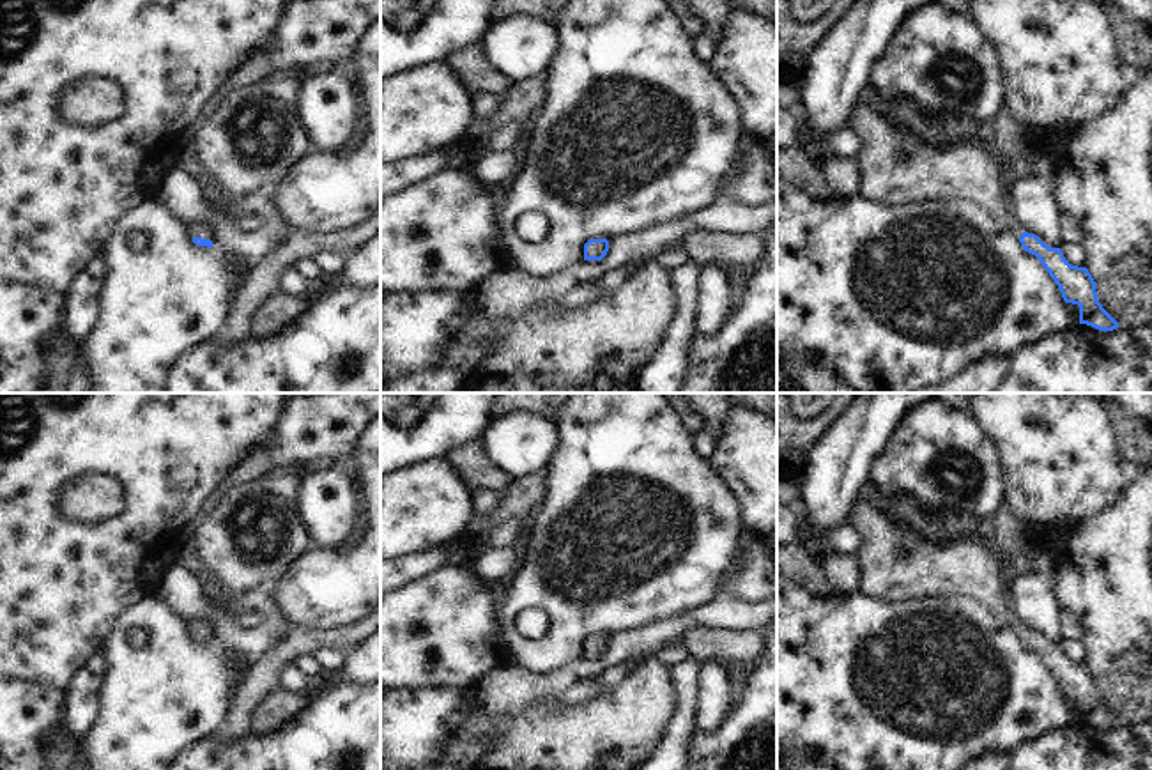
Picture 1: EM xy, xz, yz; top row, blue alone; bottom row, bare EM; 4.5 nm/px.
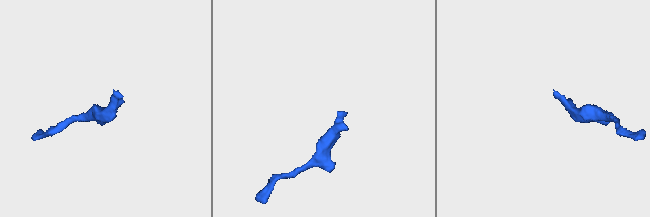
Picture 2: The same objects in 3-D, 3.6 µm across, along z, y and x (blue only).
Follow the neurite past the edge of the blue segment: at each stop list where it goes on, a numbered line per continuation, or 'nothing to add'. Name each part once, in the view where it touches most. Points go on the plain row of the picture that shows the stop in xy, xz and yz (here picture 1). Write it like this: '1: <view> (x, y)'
1: xy (199, 627)

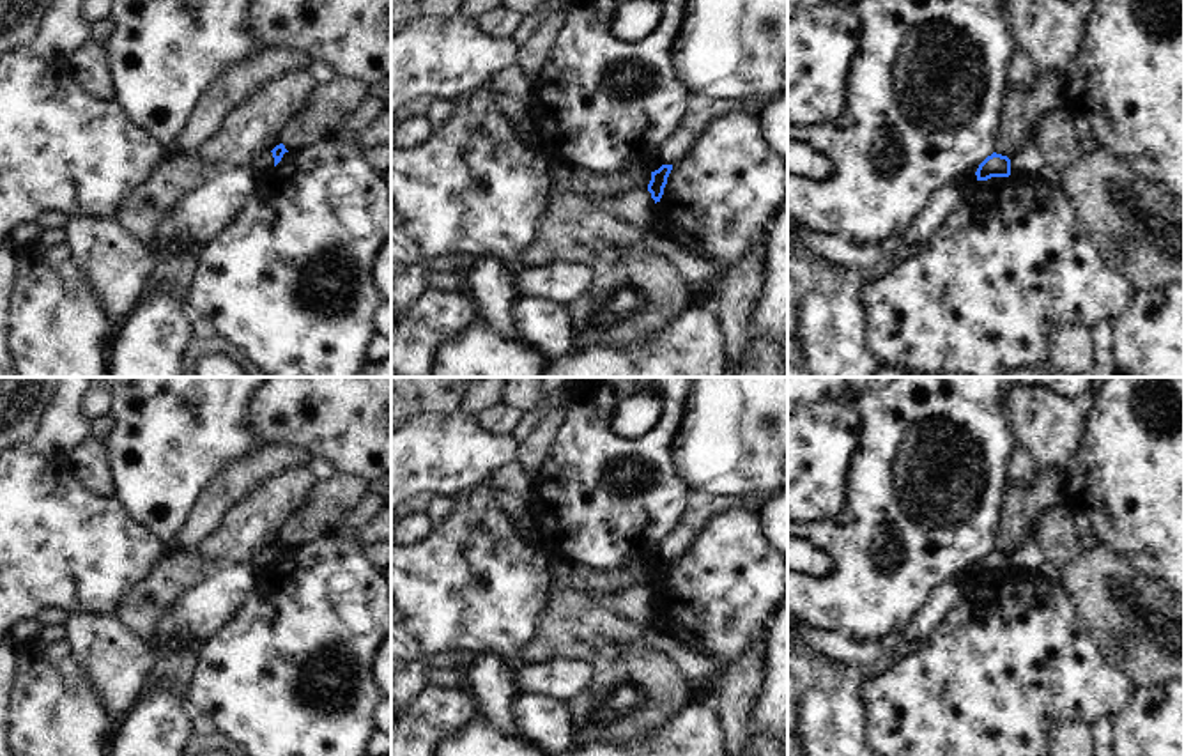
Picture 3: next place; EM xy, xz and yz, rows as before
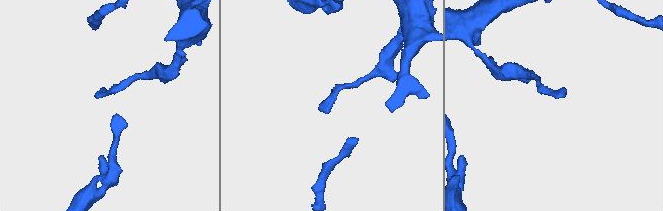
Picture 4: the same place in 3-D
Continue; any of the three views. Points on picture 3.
nothing to add

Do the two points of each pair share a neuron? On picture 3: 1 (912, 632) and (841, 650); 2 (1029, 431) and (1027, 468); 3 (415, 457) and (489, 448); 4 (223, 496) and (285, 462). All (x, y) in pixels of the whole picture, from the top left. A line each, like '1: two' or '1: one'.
1: one
2: two
3: one
4: one

